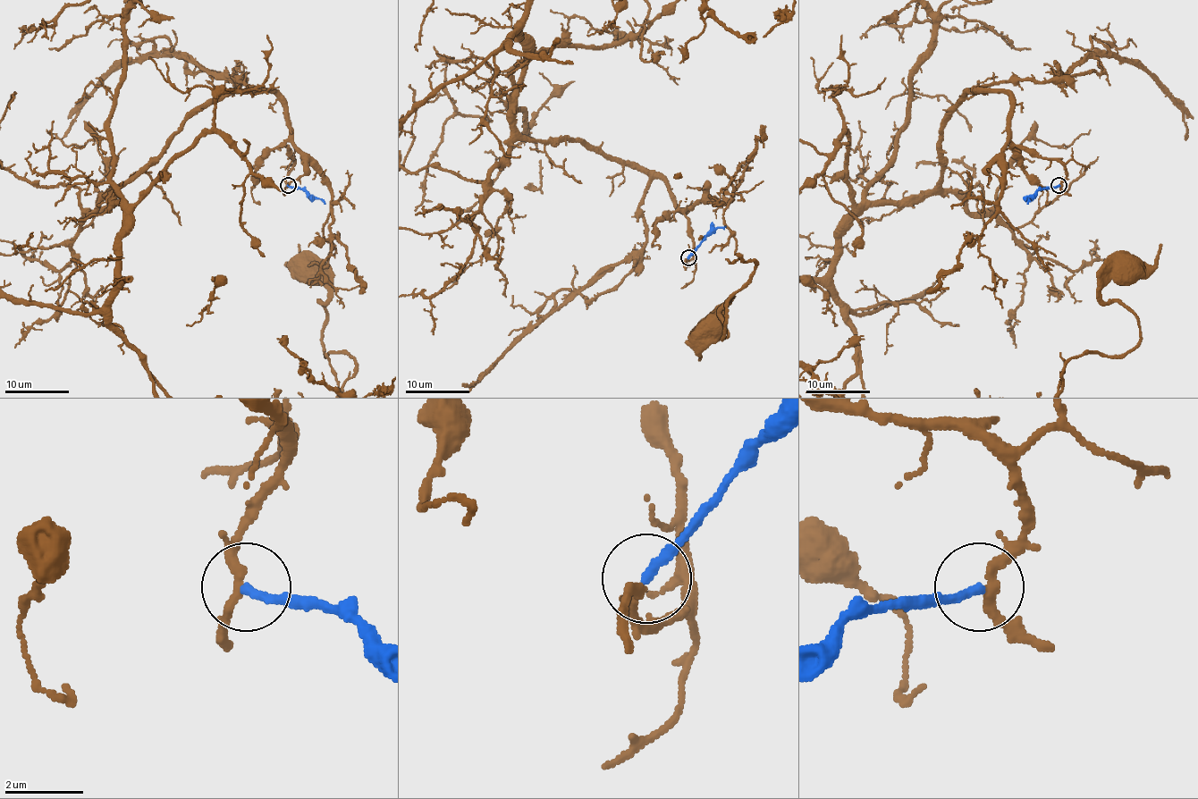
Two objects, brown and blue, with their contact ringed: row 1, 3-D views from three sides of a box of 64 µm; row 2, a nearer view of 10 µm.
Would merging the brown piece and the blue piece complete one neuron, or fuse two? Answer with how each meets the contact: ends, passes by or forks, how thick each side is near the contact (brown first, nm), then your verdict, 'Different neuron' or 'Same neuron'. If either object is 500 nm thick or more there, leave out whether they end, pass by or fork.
At the ring brown passes by. At the ring blue ends. Thickness 260 nm (brown) against 240 nm. Different neuron

